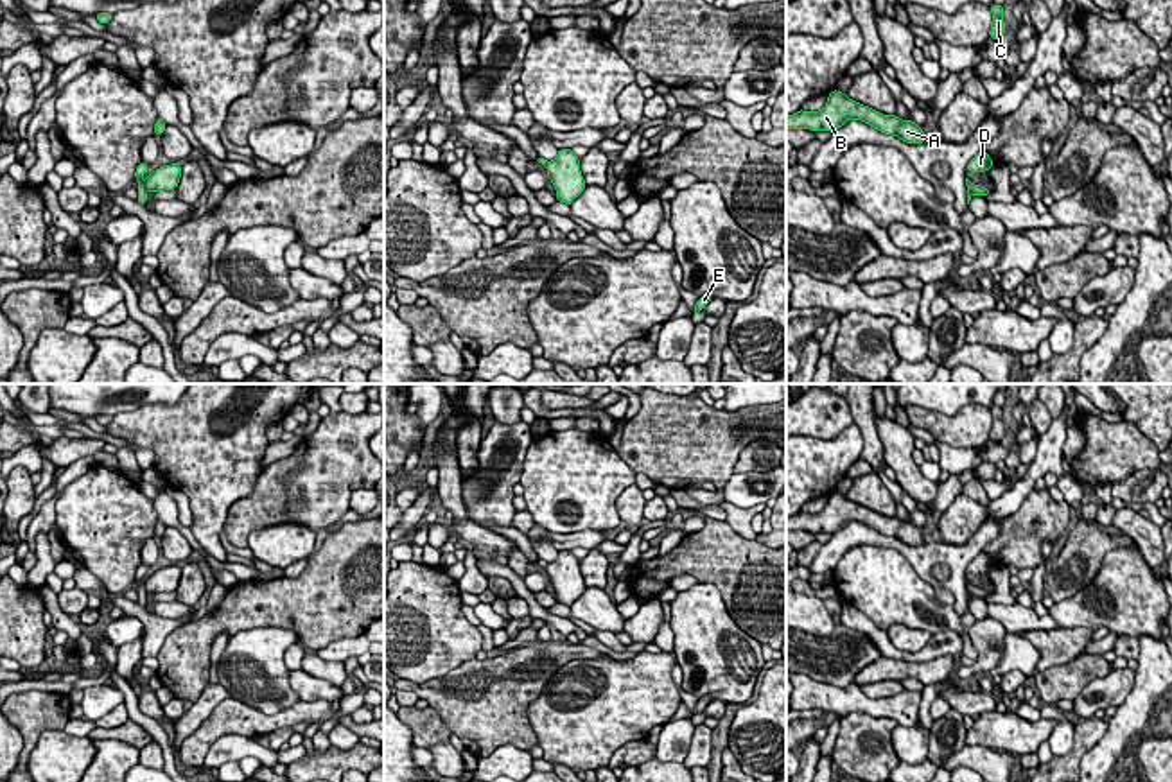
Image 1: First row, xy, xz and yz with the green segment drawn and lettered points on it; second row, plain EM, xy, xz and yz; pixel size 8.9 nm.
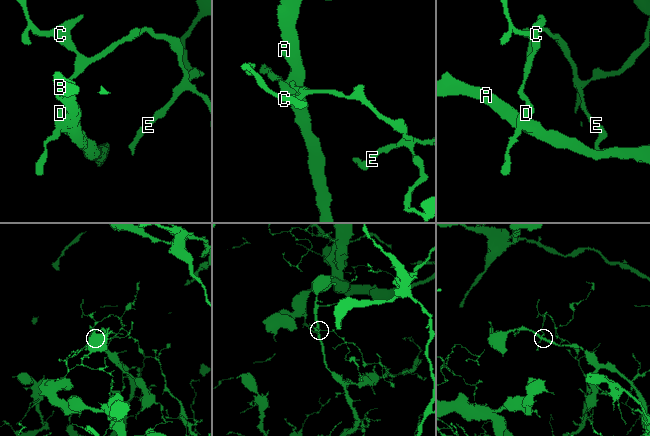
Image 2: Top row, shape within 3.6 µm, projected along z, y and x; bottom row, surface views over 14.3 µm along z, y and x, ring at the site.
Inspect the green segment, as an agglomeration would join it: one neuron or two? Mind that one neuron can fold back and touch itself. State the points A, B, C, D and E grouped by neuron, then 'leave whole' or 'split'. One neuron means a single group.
A B / C D E; split

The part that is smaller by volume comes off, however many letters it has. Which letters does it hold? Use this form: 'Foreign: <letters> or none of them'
Foreign: C, D, E

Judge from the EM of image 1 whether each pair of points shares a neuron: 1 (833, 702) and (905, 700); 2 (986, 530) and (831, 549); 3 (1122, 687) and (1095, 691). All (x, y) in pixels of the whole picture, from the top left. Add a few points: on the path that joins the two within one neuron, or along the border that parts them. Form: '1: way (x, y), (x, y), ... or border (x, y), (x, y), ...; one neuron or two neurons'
1: way (851, 702), (887, 705); one neuron
2: way (950, 555), (916, 555), (892, 542), (871, 538); one neuron
3: way (1115, 687), (1102, 691); one neuron

